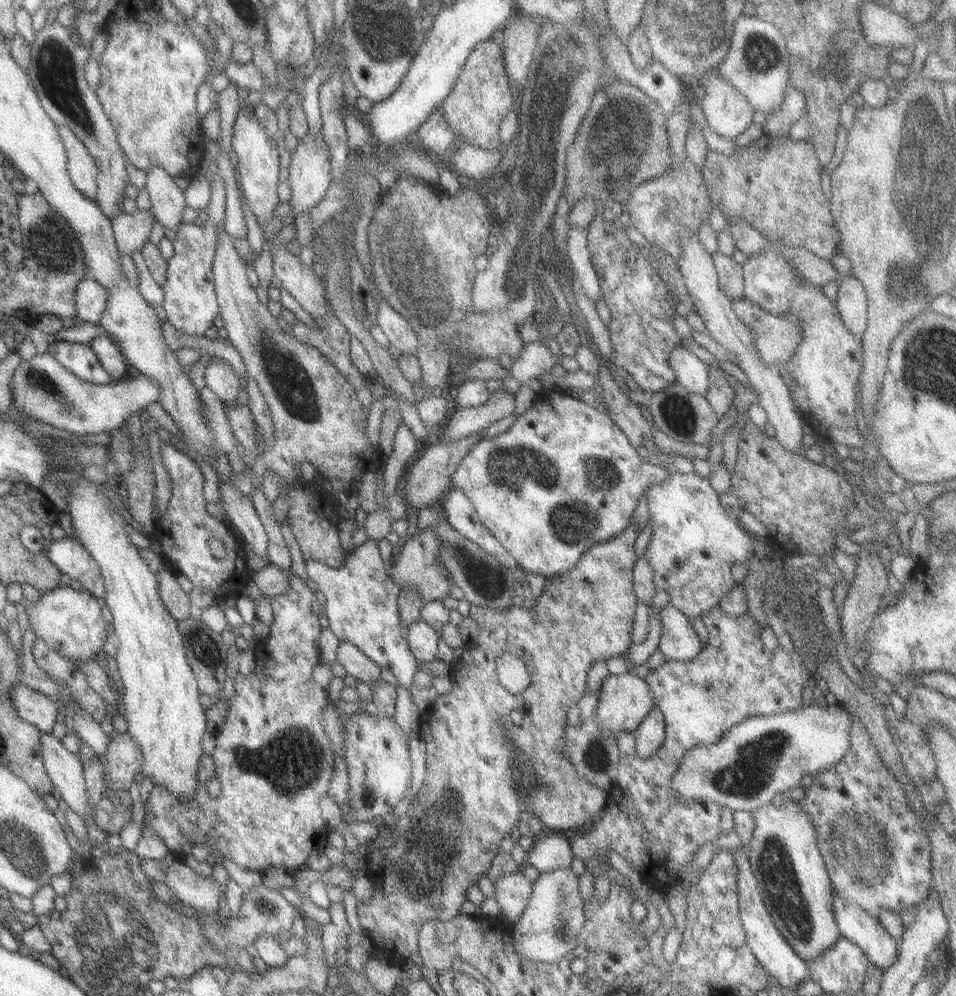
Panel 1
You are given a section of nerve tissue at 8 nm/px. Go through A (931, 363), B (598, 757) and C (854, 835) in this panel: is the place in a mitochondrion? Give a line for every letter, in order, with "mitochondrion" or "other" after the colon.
A: mitochondrion
B: mitochondrion
C: mitochondrion

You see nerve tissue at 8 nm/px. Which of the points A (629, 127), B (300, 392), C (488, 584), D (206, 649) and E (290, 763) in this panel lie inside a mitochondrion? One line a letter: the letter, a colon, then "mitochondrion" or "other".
A: mitochondrion
B: mitochondrion
C: mitochondrion
D: mitochondrion
E: mitochondrion

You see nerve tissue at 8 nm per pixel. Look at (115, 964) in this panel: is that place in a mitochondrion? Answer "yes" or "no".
yes

